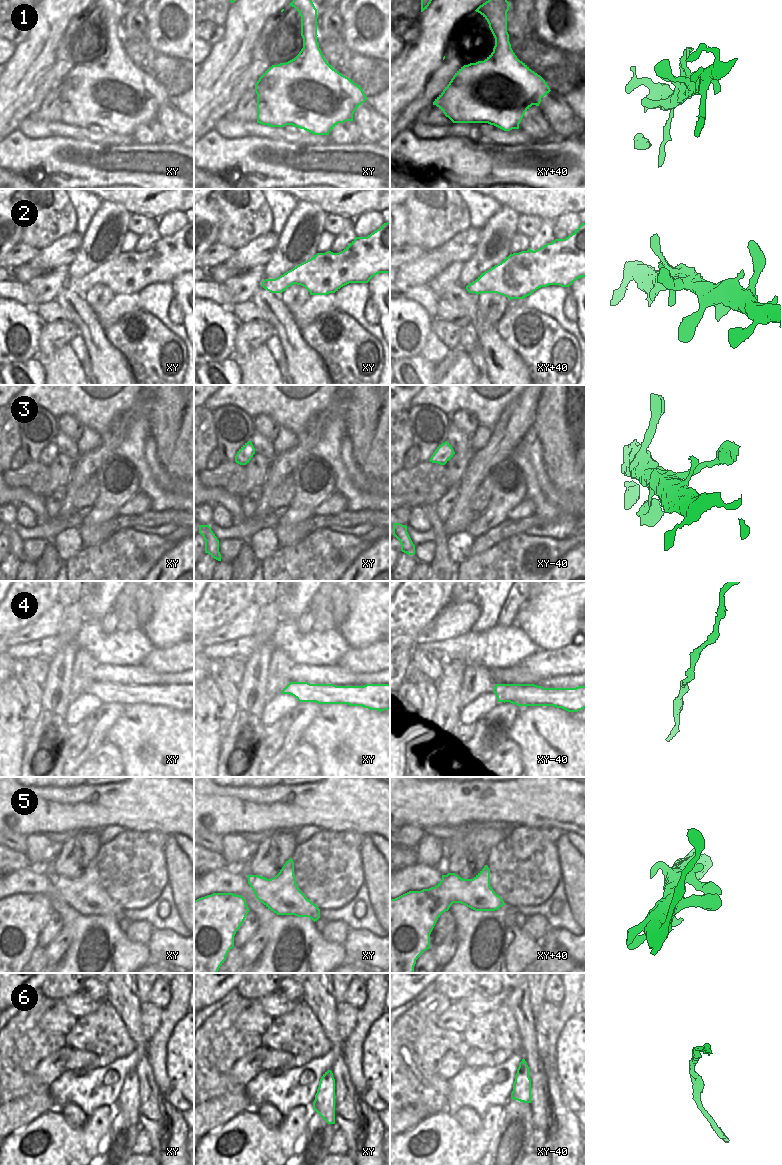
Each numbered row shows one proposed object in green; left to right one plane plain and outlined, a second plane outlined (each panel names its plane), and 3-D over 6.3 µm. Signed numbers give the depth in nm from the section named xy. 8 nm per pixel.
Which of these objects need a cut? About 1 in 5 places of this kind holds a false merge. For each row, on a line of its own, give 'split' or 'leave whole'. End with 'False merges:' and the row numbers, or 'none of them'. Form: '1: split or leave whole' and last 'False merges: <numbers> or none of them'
1: leave whole
2: leave whole
3: leave whole
4: leave whole
5: leave whole
6: split
False merges: 6

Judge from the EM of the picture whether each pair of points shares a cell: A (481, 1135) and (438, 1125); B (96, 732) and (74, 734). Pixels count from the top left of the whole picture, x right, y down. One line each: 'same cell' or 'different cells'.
A: same cell
B: different cells

